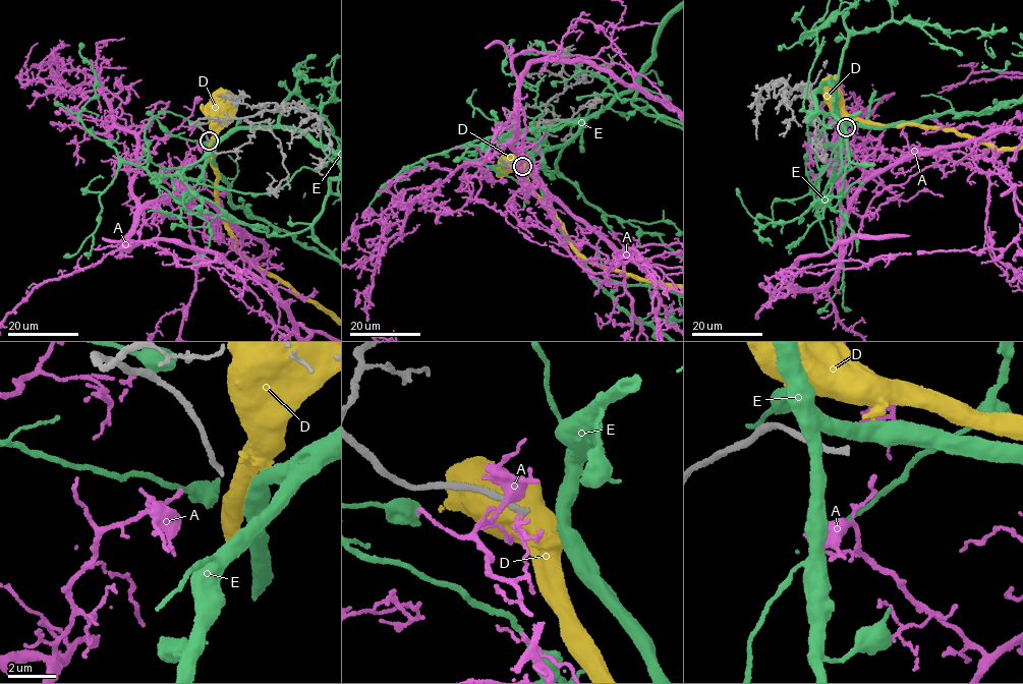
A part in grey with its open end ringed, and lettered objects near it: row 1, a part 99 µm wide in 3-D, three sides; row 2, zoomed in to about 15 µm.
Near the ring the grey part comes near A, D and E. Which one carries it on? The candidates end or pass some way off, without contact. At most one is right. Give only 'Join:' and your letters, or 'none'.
Join: none

